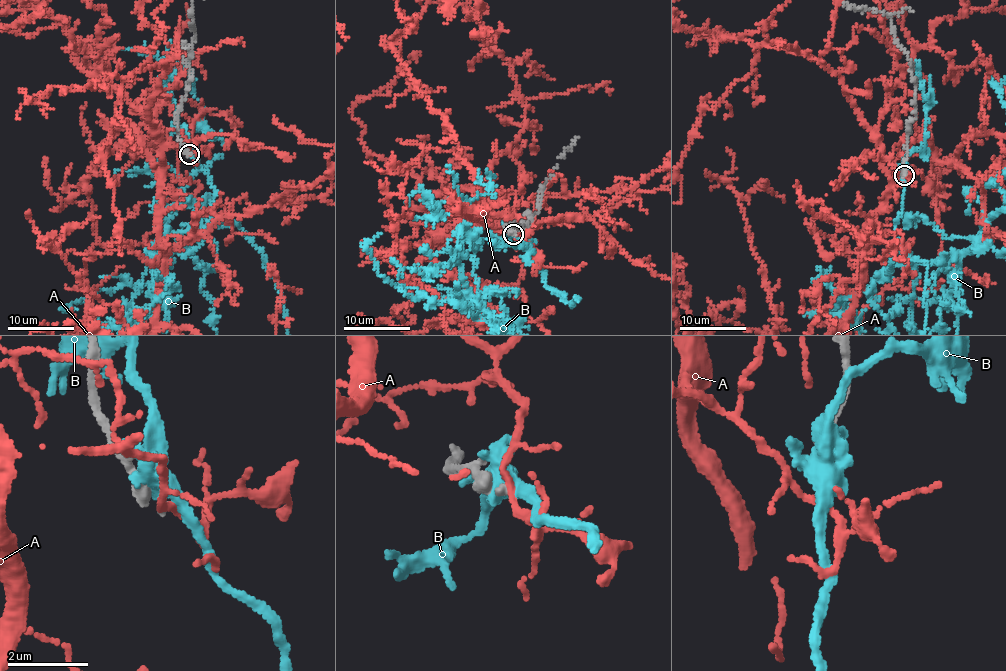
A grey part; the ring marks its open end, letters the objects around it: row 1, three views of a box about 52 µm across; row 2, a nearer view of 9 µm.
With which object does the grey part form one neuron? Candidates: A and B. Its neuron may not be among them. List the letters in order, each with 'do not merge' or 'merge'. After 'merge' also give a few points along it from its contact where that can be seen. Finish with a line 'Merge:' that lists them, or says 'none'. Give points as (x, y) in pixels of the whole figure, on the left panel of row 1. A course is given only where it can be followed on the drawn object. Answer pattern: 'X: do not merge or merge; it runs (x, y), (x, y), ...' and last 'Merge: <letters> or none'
A: do not merge
B: do not merge
Merge: none

